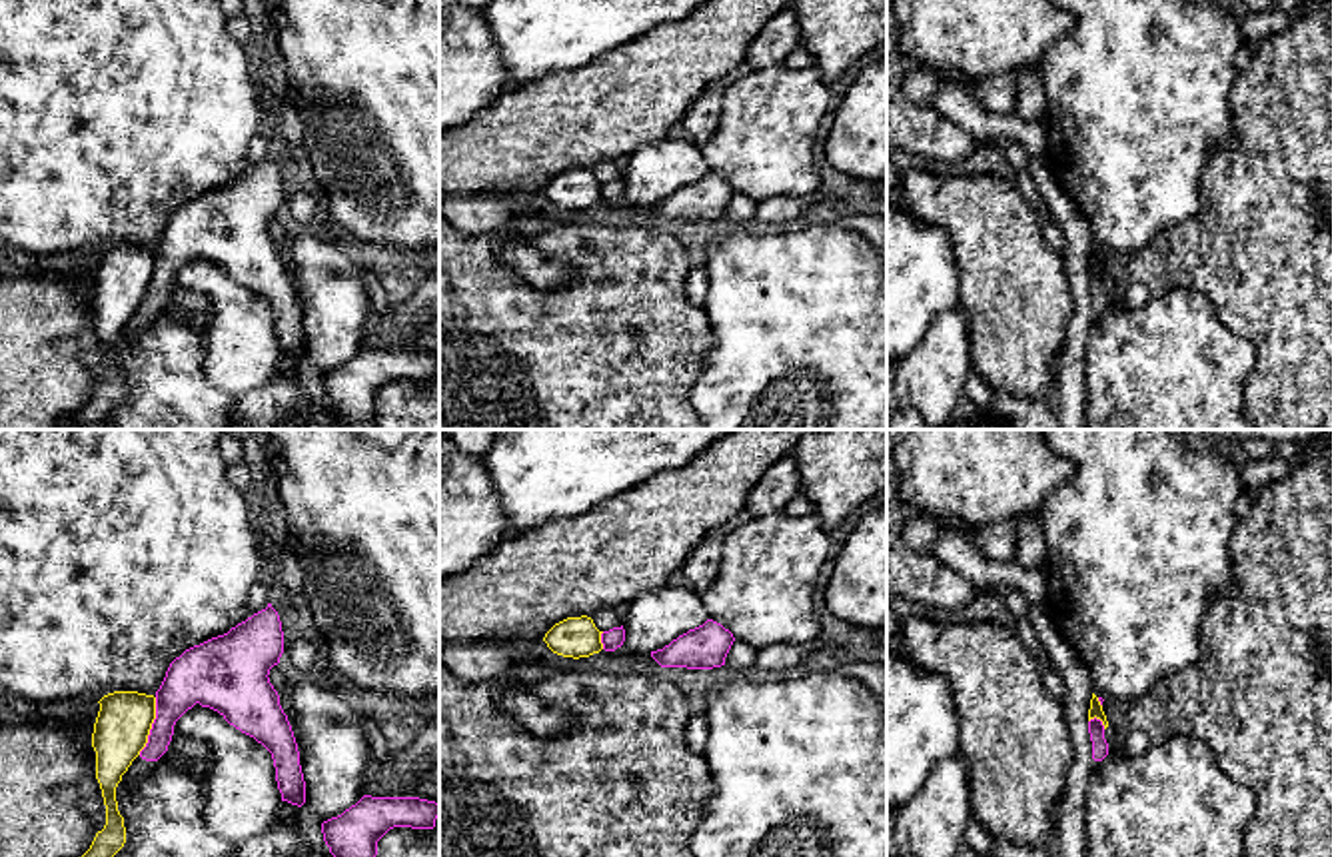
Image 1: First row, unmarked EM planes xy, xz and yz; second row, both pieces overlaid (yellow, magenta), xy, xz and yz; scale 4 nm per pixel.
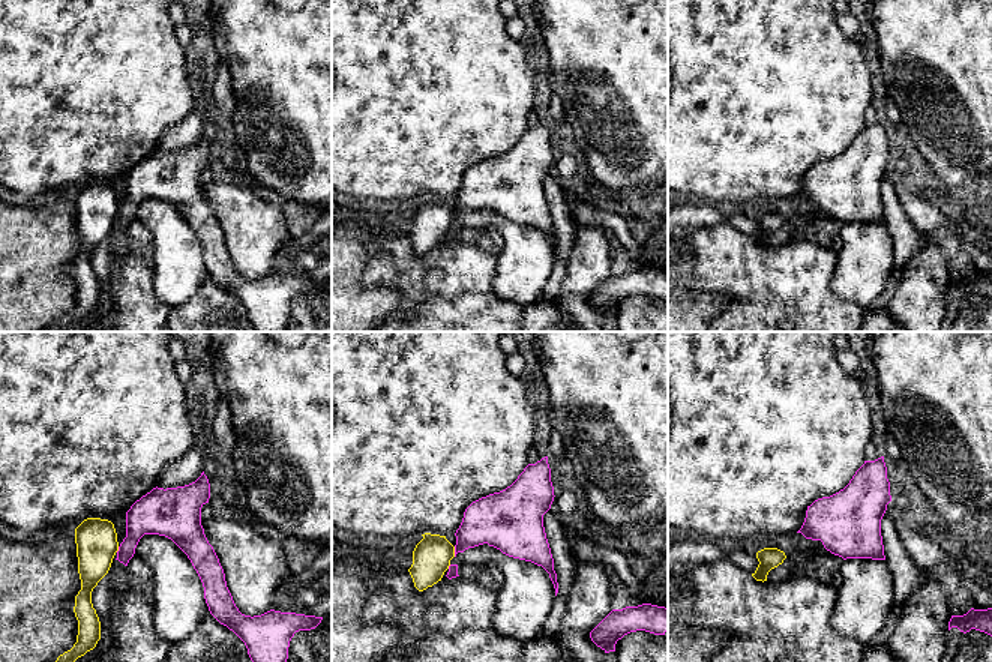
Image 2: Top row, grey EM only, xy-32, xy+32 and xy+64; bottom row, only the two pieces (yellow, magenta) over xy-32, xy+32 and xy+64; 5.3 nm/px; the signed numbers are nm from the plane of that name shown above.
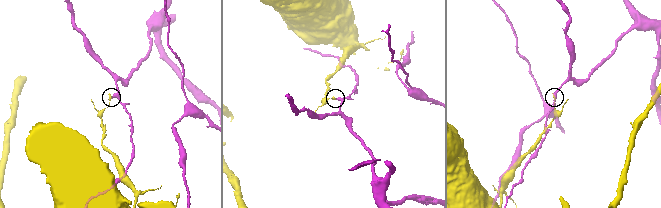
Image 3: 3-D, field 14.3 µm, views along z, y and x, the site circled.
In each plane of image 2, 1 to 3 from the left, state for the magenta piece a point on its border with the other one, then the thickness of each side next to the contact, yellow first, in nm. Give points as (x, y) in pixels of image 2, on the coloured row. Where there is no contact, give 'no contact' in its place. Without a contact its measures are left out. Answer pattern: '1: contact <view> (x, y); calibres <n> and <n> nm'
1: contact xy-32 (117, 550); calibres 220 and 200 nm
2: contact xy+32 (453, 551); calibres 200 and 260 nm
3: no contact

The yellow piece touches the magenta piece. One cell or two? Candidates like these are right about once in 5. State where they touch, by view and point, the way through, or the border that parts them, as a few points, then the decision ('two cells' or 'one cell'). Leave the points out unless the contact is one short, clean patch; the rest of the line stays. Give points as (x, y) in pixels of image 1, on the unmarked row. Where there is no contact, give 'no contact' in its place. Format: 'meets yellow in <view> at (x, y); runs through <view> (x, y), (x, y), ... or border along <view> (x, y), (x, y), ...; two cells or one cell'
meets yellow in xy at (150, 278); border along xy (156, 250), (156, 270), (148, 294), (138, 306); two cells

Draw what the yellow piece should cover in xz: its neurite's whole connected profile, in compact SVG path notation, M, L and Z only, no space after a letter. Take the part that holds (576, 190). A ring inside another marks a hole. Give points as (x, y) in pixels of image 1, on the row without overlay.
M587 168L567 170L555 176L543 190L547 200L563 210L589 210L603 202L601 186Z

